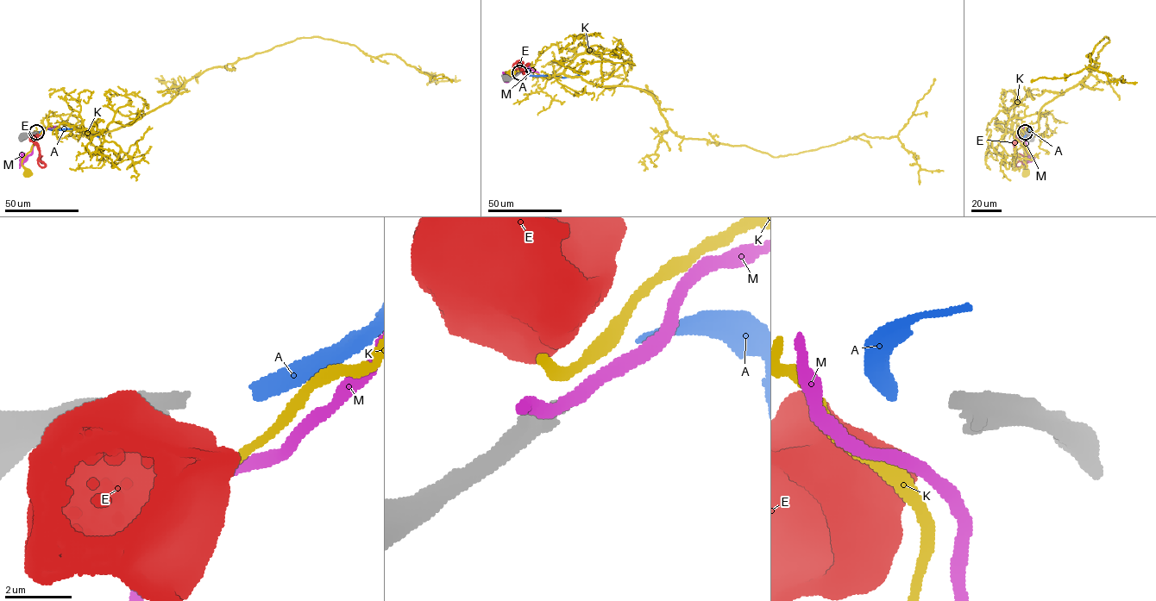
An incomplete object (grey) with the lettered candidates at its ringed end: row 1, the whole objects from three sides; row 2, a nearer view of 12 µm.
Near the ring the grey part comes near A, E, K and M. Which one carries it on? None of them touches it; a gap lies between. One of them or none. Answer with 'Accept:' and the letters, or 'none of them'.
Accept: A

